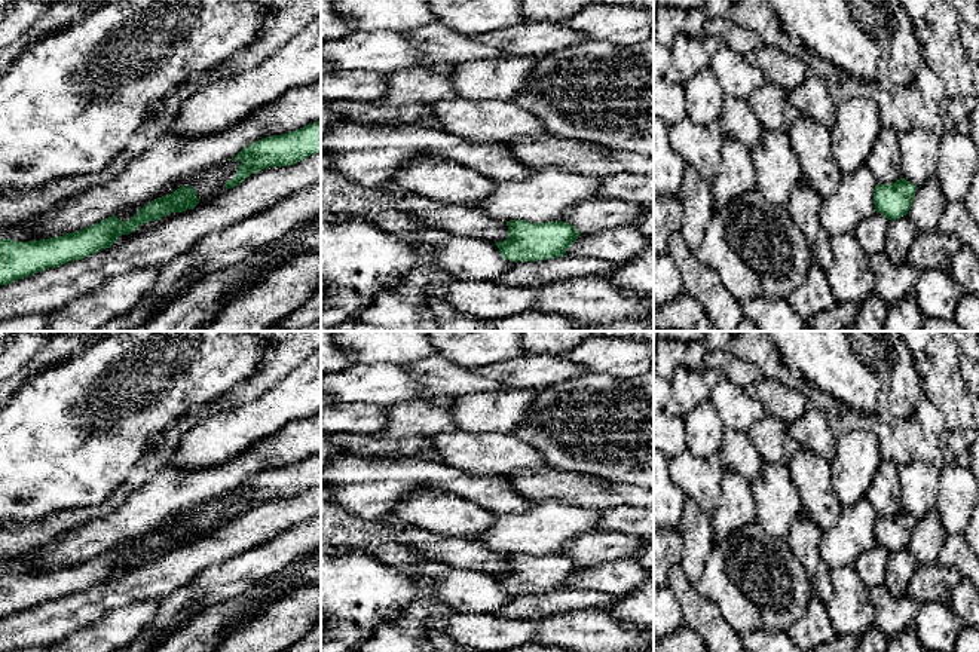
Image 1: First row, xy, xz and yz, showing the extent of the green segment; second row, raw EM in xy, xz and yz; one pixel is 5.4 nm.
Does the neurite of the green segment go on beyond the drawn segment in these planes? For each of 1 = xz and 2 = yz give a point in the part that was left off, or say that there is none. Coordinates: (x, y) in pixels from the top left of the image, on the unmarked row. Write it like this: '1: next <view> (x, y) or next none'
1: next none
2: next none

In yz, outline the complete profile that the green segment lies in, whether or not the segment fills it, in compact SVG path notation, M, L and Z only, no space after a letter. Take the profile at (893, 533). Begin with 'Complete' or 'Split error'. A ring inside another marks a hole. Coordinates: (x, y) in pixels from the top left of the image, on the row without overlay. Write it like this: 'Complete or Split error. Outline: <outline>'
Complete. Outline: M902 509L890 517L876 517L874 541L887 552L897 552L911 542L917 521L915 517Z

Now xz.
Complete. Outline: M510 552L508 570L495 575L501 588L510 594L539 594L565 590L566 582L581 567L566 554L529 555Z

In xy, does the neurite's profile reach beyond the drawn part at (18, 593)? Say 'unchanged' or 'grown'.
unchanged

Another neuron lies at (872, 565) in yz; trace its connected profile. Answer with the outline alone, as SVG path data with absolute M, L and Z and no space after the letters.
M874 545L871 550L862 552L854 563L863 584L872 590L885 582L888 570L890 552L882 547Z

